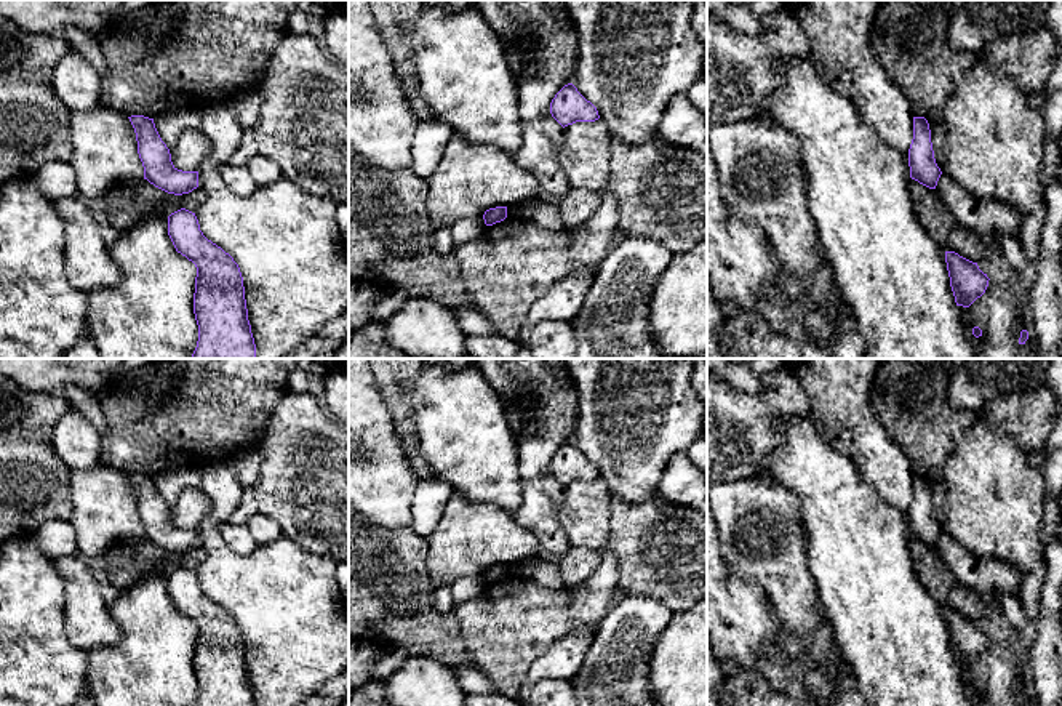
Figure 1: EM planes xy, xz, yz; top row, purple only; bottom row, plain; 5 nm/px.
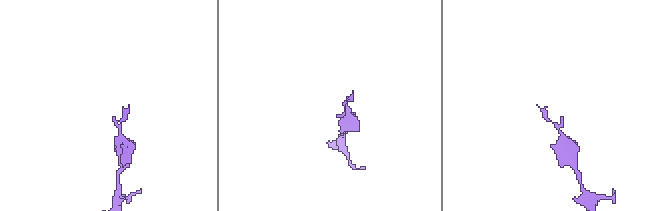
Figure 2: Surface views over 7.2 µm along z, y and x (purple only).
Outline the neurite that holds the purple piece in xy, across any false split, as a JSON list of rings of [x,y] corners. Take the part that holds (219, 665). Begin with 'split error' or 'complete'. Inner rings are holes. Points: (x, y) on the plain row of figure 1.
complete; [[[186,567],[168,575],[168,594],[176,610],[197,626],[197,706],[256,706],[243,636],[234,616],[203,594],[195,572]]]

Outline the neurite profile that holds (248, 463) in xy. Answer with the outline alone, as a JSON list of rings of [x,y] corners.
[[[258,448],[240,453],[232,464],[235,466],[240,483],[245,488],[258,480],[261,471],[261,456]]]

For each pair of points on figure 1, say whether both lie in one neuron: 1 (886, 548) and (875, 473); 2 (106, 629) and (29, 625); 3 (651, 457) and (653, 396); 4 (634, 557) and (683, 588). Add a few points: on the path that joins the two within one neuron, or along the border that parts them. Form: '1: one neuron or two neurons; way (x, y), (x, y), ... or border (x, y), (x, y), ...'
1: two neurons; border (854, 468), (883, 500), (896, 506), (907, 517)
2: two neurons; border (64, 588), (64, 633), (85, 652)
3: one neuron; way (651, 442), (651, 410)
4: one neuron; way (646, 557), (653, 557), (670, 575)

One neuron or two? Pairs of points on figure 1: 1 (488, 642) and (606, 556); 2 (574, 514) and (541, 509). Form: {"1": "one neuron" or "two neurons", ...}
{"1": "one neuron", "2": "two neurons"}

